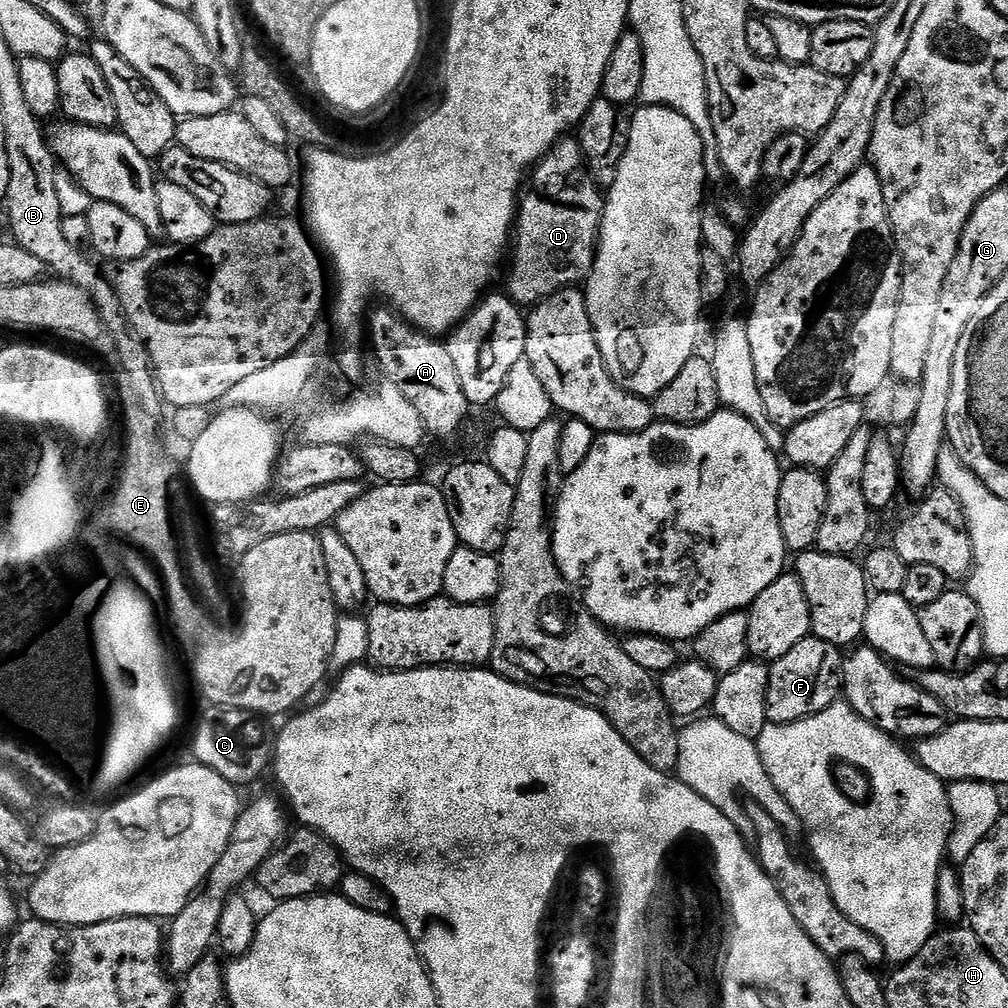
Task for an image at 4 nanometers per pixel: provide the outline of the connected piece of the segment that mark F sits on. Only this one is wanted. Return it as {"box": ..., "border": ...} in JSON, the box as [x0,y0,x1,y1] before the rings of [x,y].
{"box":[766,634,844,724],"border":[[[811,634],[798,642],[794,650],[771,661],[768,670],[770,686],[766,690],[766,718],[769,724],[798,722],[837,703],[842,696],[843,670],[844,656],[841,649],[835,648],[830,642],[817,640]]]}

